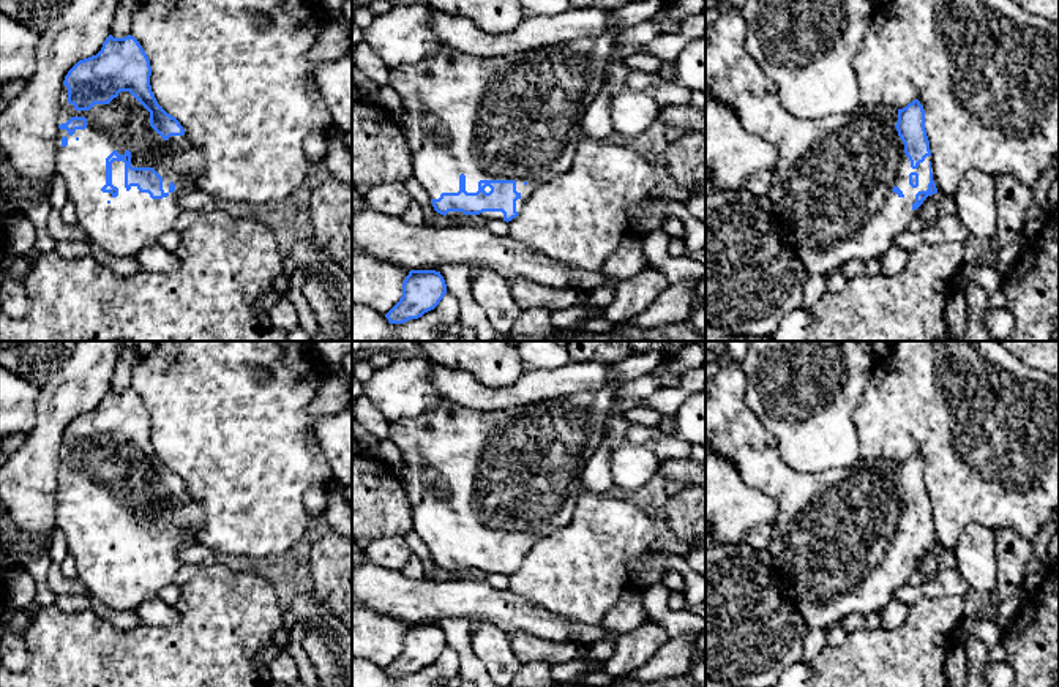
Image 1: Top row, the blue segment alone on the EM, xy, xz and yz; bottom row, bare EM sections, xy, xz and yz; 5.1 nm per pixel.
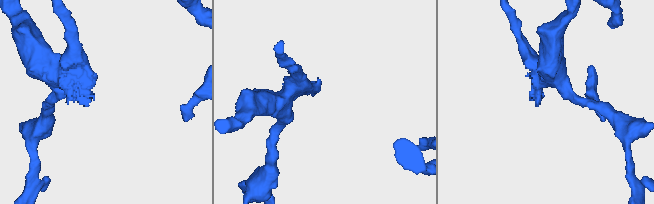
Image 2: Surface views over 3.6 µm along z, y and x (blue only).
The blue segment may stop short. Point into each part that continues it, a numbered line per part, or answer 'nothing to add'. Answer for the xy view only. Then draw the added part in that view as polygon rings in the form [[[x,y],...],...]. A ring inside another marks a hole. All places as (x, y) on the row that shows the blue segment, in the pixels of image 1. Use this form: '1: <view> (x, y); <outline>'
1: xy (133, 220); [[[63,85],[58,125],[71,117],[85,117],[87,128],[76,130],[73,136],[58,128],[55,169],[66,183],[77,224],[90,243],[114,256],[134,257],[174,229],[183,212],[178,196],[196,190],[204,155],[186,134],[164,141],[150,126],[150,112],[129,92],[120,92],[109,104],[76,111]],[[114,150],[118,155],[129,150],[133,167],[153,167],[163,177],[163,190],[169,196],[152,199],[137,186],[128,191],[123,161],[112,163],[112,185],[118,188],[118,196],[103,193],[106,158]]]

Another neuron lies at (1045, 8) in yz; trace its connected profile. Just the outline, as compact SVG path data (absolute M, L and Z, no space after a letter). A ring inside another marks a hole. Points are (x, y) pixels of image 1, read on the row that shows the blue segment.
M1012 0L1024 11L1059 22L1059 0Z

